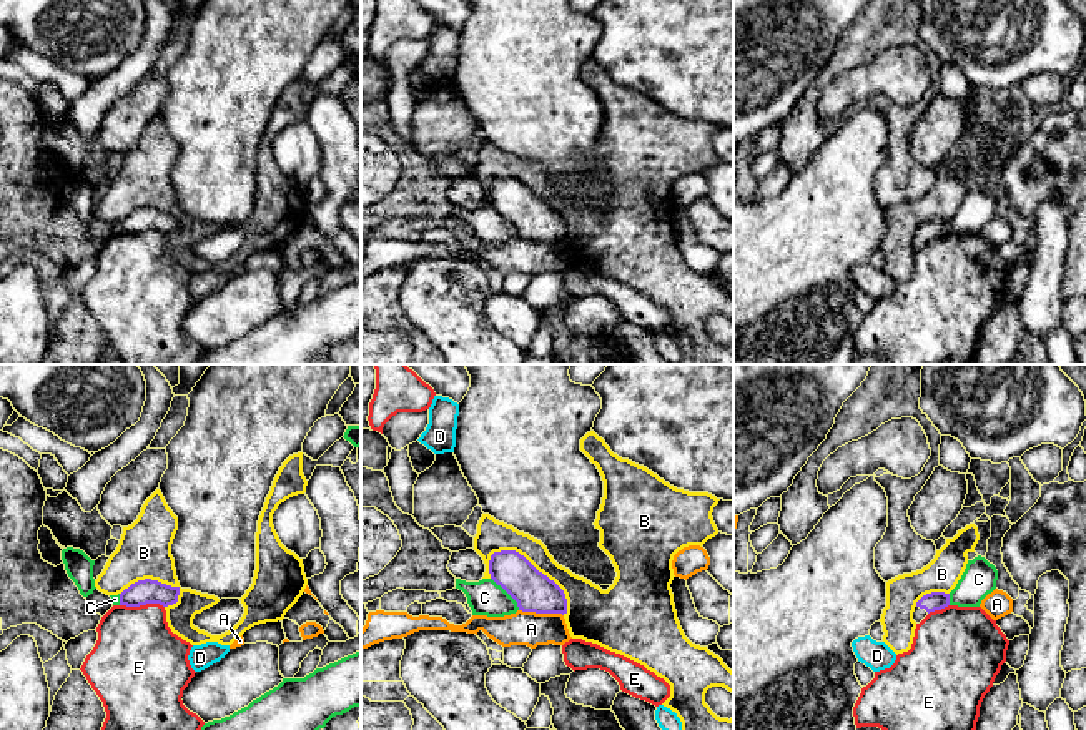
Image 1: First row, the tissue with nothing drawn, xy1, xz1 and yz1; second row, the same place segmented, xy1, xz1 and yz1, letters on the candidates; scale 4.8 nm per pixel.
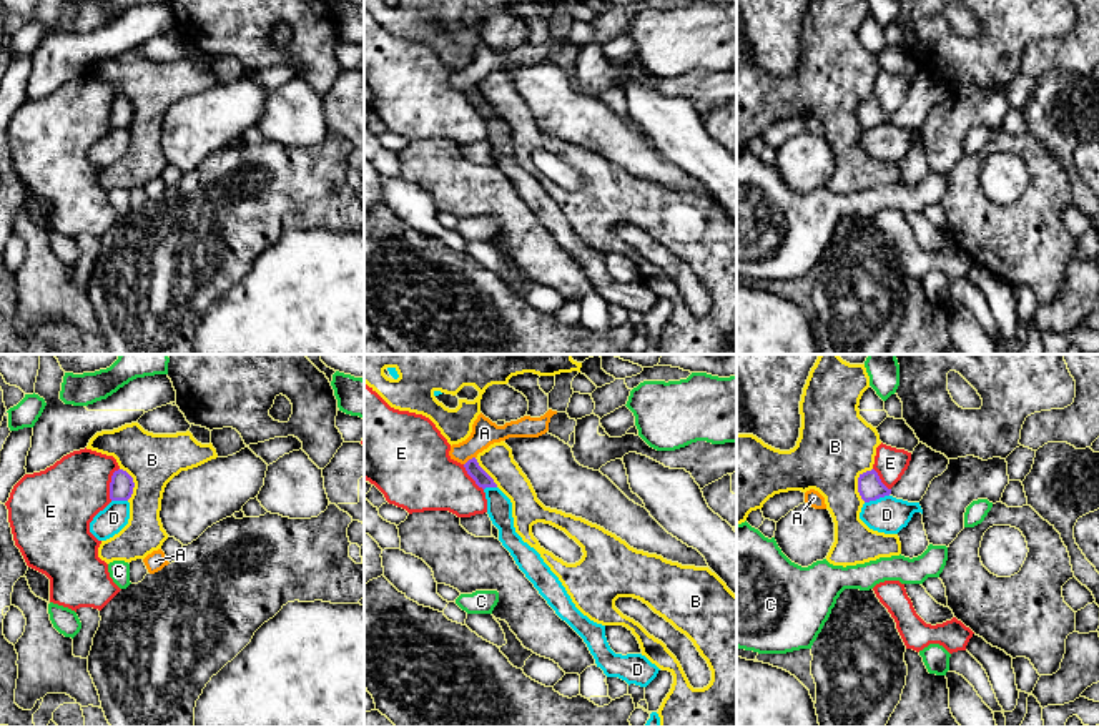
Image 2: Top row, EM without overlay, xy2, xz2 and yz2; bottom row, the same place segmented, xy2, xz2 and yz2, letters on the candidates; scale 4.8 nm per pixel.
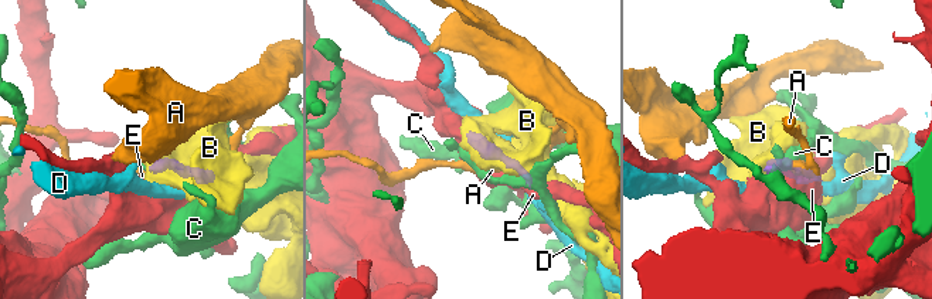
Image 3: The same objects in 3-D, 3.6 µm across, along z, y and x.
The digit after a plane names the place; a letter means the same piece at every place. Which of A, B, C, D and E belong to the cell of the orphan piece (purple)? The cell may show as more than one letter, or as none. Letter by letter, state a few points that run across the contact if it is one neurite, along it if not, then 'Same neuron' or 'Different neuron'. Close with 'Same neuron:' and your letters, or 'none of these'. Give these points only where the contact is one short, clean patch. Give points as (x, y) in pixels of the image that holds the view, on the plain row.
A: Line: xz1 (519, 236), (562, 243). Different neuron
B: Different neuron
C: Line: xz1 (491, 205), (519, 236). Different neuron
D: Line: yz2 (888, 122), (865, 130). Different neuron
E: Different neuron
Same neuron: none of these

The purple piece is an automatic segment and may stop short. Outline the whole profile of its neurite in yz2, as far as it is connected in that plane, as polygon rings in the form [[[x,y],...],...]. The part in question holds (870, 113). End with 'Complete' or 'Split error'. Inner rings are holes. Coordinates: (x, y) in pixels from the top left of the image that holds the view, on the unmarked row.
[[[919,70],[913,82],[908,96],[901,106],[888,116],[875,96],[860,101],[858,120],[865,130],[876,128],[885,123],[893,123],[908,130],[919,130],[926,121],[931,108],[948,96],[949,87]]]. Split error

